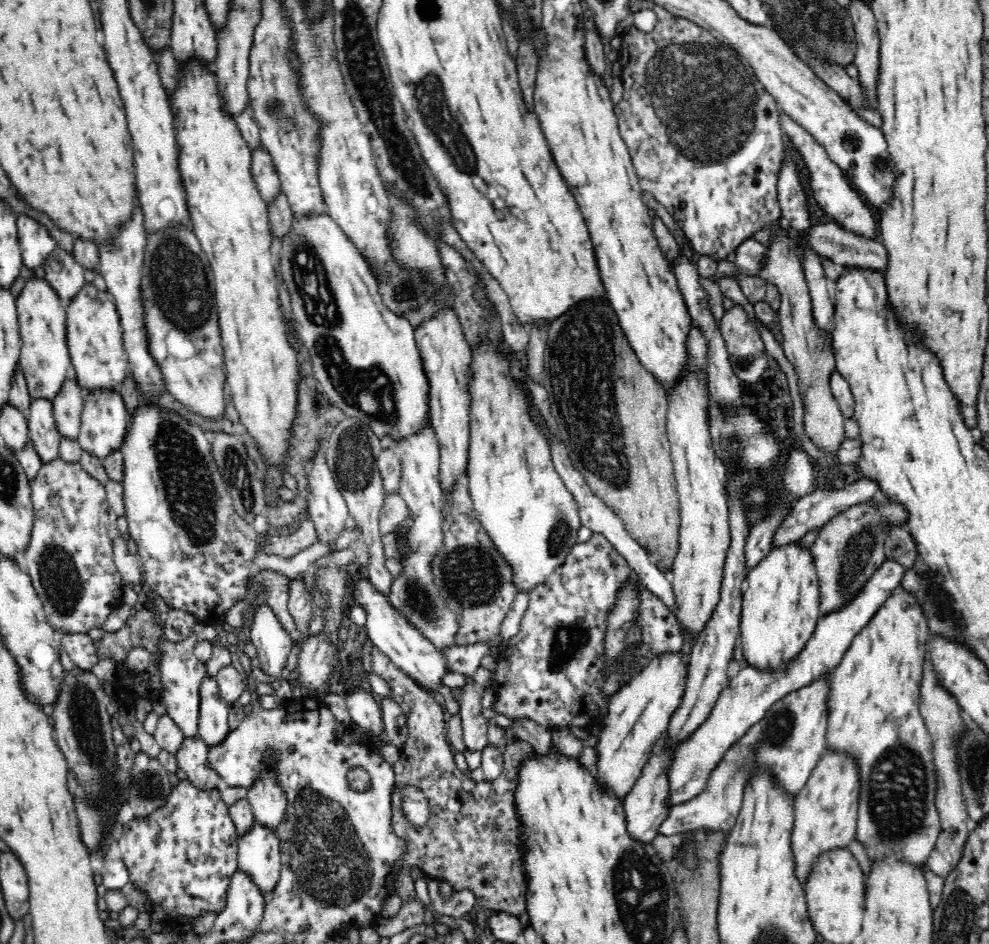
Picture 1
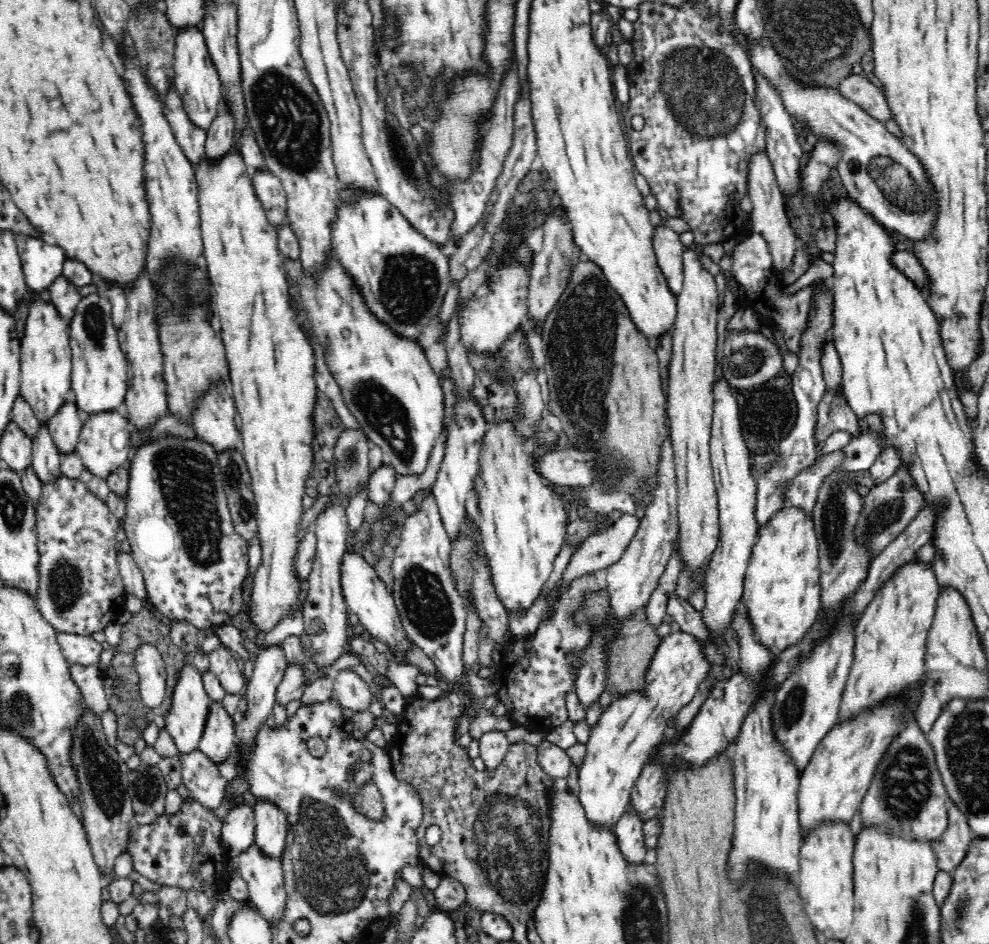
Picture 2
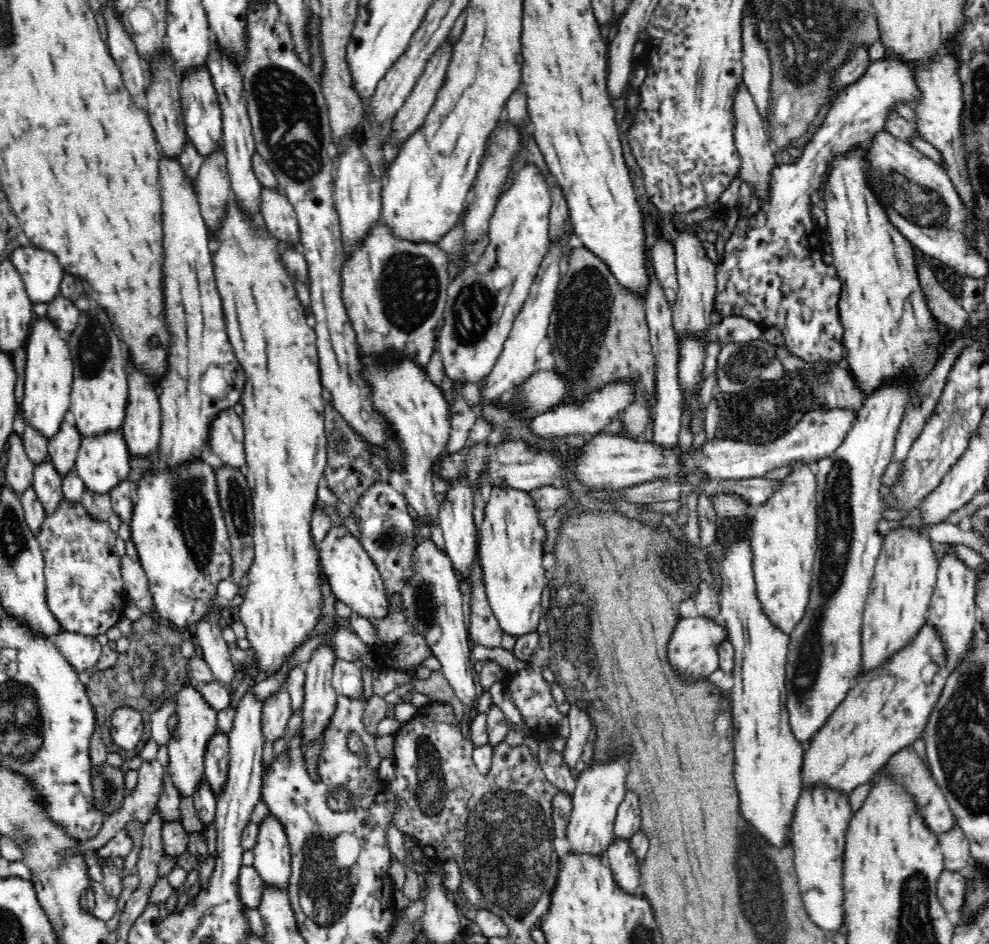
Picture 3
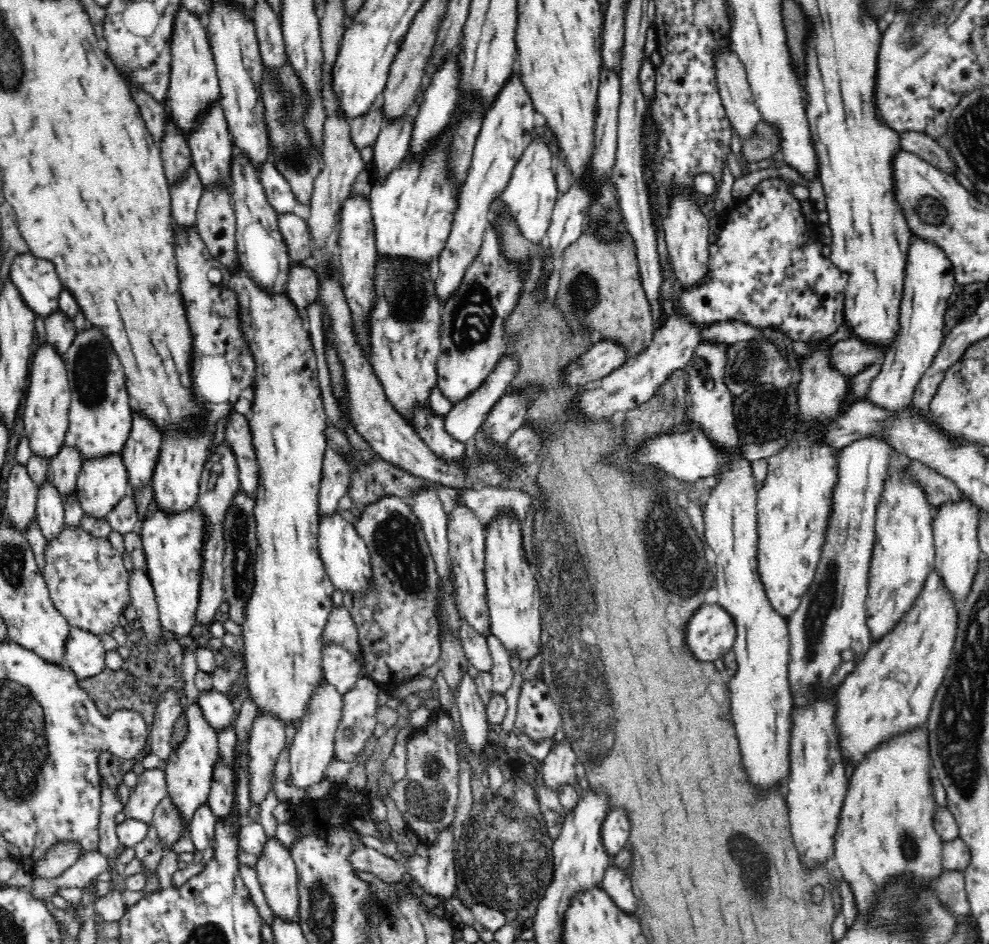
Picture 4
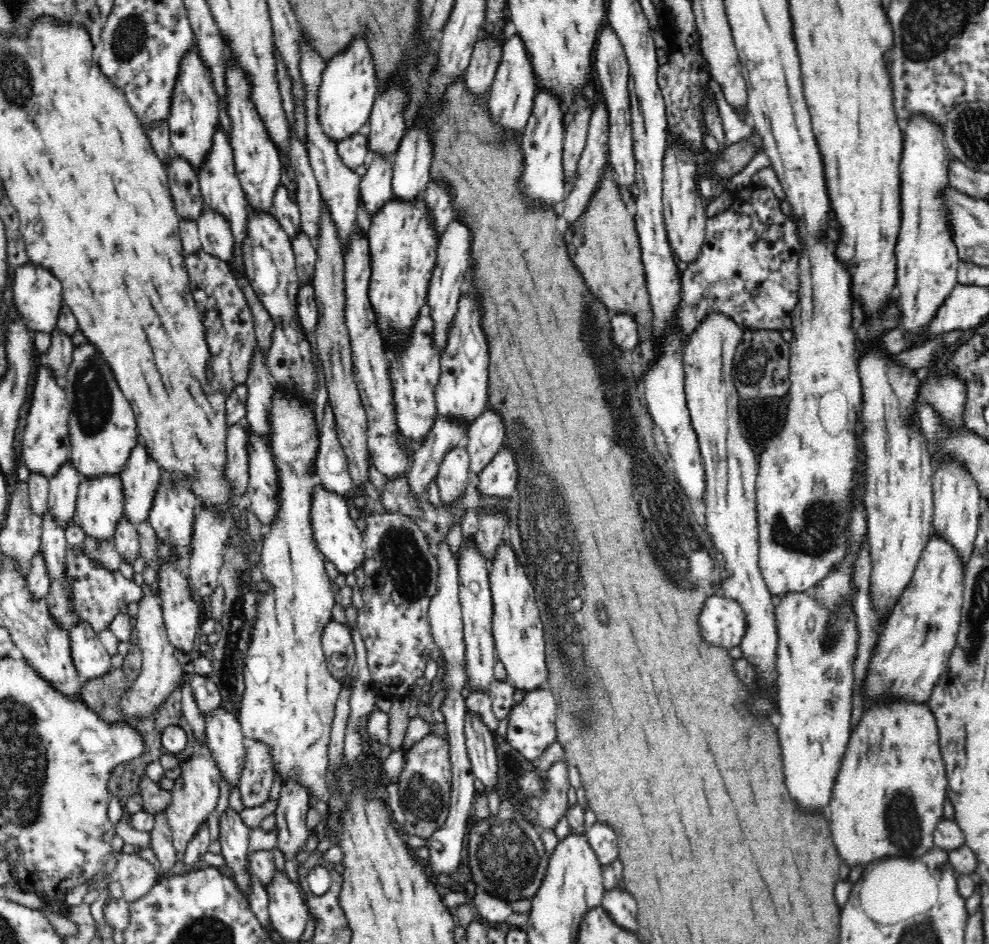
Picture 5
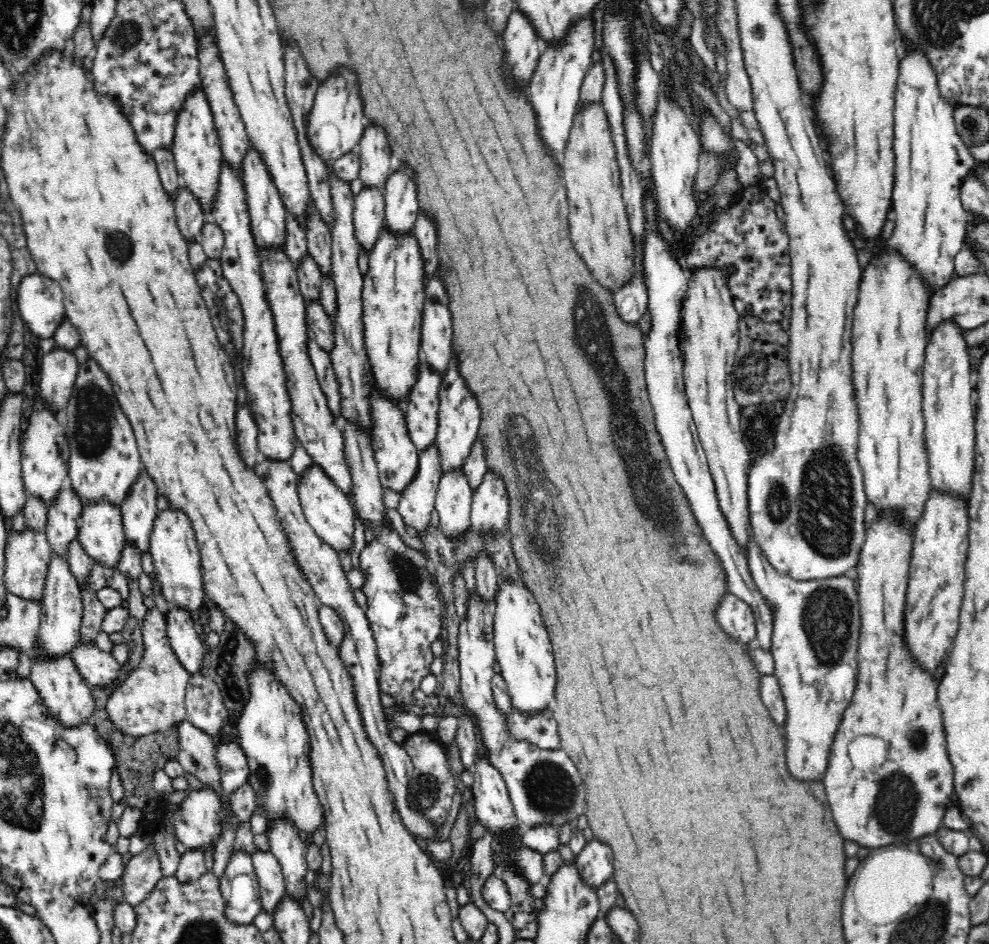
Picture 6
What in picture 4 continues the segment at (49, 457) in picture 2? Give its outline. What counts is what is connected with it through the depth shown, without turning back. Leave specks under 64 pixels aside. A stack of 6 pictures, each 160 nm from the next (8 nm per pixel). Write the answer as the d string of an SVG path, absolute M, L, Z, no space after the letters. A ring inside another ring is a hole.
M48 483L38 491L38 502L36 506L37 525L44 535L47 543L53 542L62 534L62 528L65 524L64 498L59 492Z

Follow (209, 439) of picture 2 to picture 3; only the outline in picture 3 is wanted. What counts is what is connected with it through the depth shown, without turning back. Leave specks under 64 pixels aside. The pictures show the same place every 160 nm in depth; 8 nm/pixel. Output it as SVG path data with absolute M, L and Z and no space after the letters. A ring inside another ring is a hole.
M234 408L224 410L213 423L209 447L213 460L246 471L245 429Z

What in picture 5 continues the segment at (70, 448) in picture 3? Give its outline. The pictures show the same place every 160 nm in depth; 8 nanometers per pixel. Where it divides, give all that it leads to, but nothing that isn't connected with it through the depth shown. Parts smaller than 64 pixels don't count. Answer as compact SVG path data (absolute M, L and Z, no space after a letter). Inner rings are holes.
M71 463L62 464L59 474L49 481L47 514L55 519L55 524L66 531L75 518L78 492L83 482Z

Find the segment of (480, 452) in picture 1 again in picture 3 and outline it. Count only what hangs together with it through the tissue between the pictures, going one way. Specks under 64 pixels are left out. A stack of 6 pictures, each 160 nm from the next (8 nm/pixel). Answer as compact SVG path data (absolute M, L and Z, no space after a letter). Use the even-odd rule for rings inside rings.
M492 488L479 532L479 565L487 599L503 634L522 638L543 628L542 592L546 586L542 566L545 532L526 491Z

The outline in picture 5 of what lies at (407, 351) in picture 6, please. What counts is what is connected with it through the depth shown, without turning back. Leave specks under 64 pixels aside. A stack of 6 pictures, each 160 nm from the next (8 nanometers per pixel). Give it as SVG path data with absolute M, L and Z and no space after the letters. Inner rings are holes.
M394 198L372 216L371 226L366 234L369 242L371 275L367 284L367 298L371 304L371 310L375 316L375 324L383 341L384 351L390 355L388 350L406 350L410 344L410 338L414 333L414 326L418 320L418 314L422 306L426 304L430 279L436 264L436 249L438 240L435 239L434 231L429 225L426 205L421 198L410 205L397 202Z

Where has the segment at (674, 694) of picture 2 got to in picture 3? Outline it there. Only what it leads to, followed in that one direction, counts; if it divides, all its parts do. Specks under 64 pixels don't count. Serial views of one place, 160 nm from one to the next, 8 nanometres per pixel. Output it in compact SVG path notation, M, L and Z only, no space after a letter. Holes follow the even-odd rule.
M706 616L681 618L678 628L674 630L670 642L670 656L674 656L674 664L678 664L678 672L684 676L708 677L719 668L718 648L728 641L728 629L723 622L718 623ZM592 764L578 774L566 825L567 854L604 858L606 850L615 840L613 824L625 792L625 768L621 764Z

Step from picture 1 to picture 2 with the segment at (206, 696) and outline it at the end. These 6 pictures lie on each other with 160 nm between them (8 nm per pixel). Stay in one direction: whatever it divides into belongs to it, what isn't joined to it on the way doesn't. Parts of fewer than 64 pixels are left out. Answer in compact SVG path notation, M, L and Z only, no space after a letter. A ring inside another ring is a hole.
M212 700L210 716L199 743L199 751L215 766L224 764L235 750L234 731L234 721L224 709L222 702Z

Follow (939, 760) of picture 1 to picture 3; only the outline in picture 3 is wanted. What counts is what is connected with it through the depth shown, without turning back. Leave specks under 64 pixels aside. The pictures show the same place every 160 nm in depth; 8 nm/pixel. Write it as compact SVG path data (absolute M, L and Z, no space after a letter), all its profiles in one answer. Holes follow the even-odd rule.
M957 825L950 832L938 835L938 840L946 869L959 872L972 861L968 839Z

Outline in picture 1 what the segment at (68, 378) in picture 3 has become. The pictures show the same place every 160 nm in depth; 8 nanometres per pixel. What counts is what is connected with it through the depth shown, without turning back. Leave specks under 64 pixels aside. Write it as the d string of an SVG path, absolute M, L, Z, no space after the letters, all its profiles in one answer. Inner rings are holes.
M33 276L26 281L16 298L21 354L19 370L26 381L32 401L52 402L60 394L71 373L71 356L67 345L66 305L61 302L44 278Z

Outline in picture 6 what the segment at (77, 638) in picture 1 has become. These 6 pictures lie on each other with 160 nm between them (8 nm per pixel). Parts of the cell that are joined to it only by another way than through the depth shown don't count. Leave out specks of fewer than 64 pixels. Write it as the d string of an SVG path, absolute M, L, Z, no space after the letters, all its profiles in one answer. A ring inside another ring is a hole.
M78 644L69 656L90 688L106 688L118 680L122 664L96 644Z

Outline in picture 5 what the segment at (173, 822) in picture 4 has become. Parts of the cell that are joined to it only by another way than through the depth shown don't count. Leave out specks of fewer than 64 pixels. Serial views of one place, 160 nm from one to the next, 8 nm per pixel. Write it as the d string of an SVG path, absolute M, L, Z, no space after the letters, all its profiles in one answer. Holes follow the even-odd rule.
M164 812L154 814L154 818L153 829L149 832L149 848L156 854L156 860L158 860L160 870L166 874L178 862L178 858L176 858L177 850L173 845L171 828L167 823Z

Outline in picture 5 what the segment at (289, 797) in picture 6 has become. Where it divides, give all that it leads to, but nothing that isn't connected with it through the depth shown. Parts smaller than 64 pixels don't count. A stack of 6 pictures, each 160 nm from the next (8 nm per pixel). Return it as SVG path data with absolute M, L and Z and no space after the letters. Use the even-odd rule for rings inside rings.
M277 392L271 414L273 425L272 437L266 441L274 452L276 465L281 473L280 512L278 520L272 524L270 534L266 536L259 552L260 567L268 581L276 587L274 592L257 600L256 621L250 648L244 656L243 677L246 684L241 701L240 714L236 716L239 727L247 742L262 742L267 746L271 770L282 784L297 784L307 790L310 804L327 802L331 792L326 788L326 766L328 764L328 743L334 717L334 708L341 685L329 672L323 648L321 634L323 626L332 619L335 604L332 585L324 567L324 557L320 554L311 534L310 503L311 492L319 480L313 471L319 450L319 434L316 419L310 409L291 398L291 394Z

